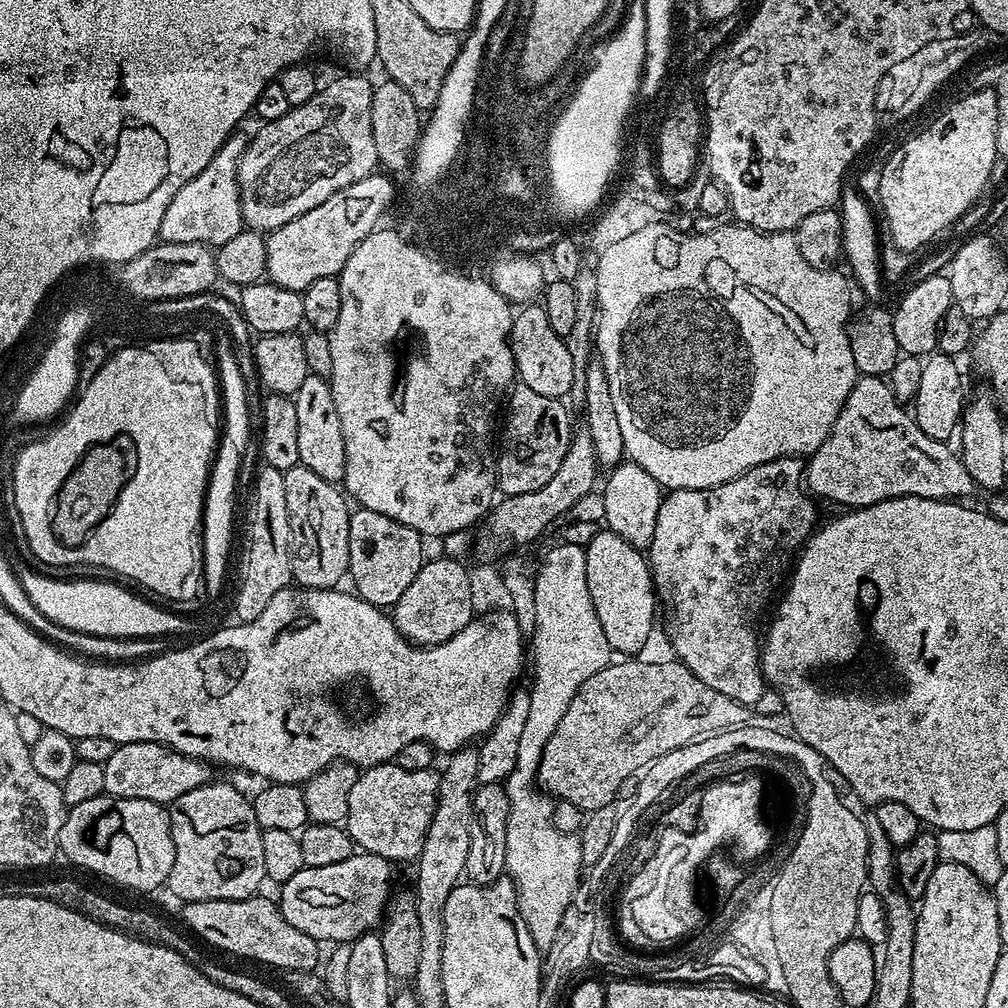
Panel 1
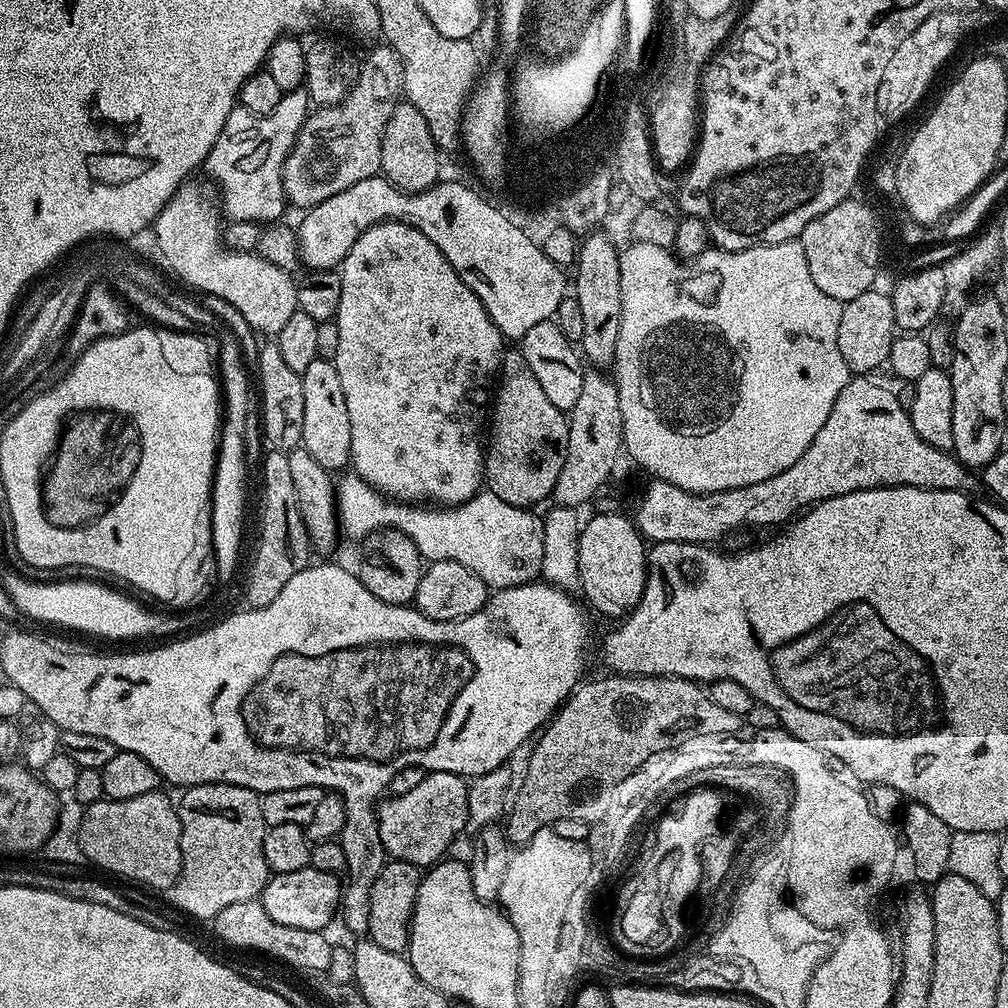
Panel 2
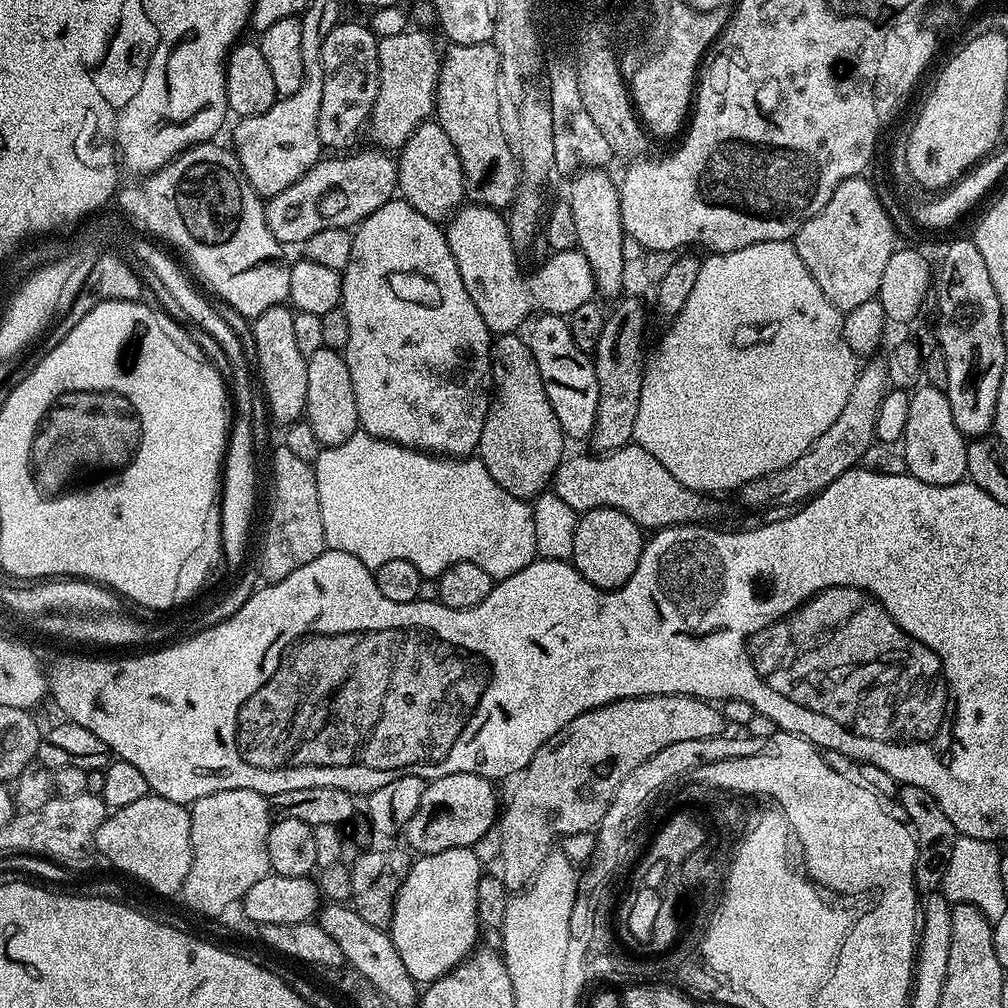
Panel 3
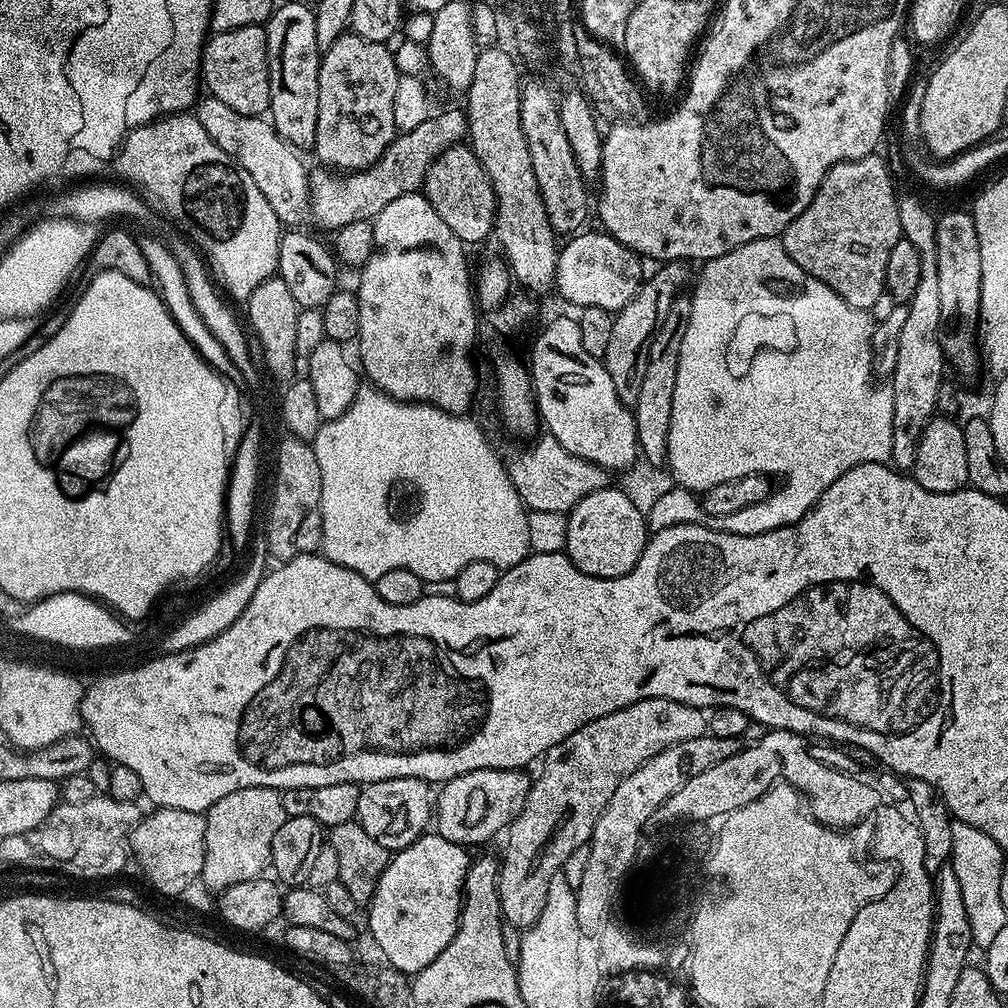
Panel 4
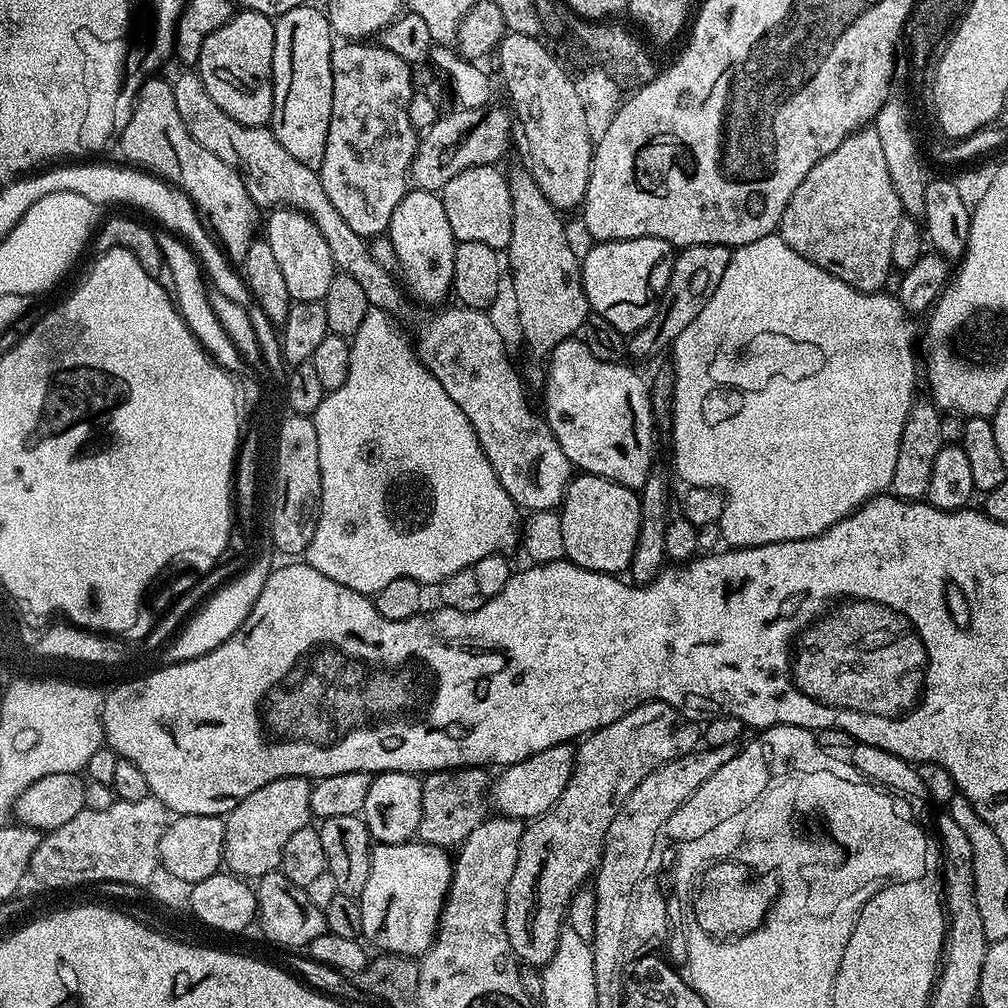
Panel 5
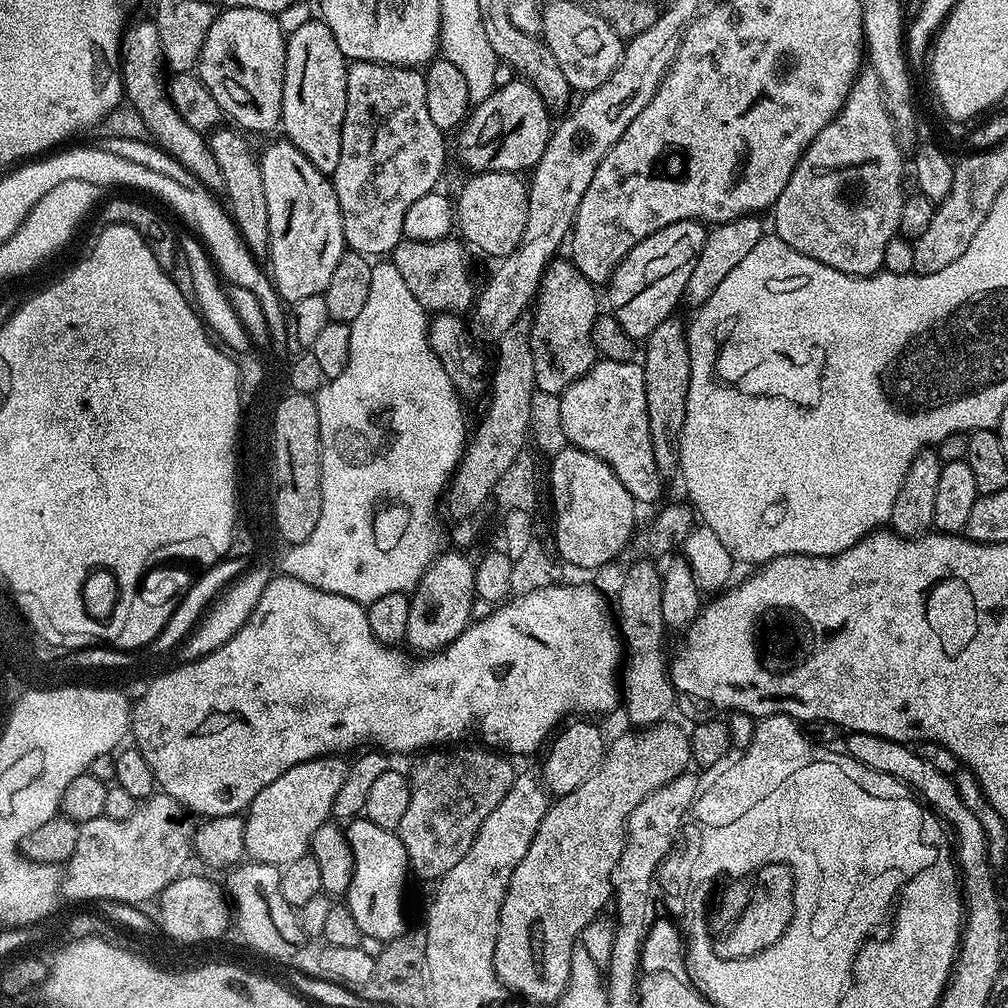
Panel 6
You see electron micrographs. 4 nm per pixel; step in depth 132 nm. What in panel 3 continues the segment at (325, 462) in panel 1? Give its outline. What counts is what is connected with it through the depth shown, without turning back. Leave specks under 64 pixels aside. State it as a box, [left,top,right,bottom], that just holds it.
[304,348,360,448]

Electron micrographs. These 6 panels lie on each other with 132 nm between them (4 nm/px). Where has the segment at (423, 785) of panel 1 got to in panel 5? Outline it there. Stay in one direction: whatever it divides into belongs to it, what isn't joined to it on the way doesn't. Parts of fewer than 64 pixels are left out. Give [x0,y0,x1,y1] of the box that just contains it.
[490,743,576,822]

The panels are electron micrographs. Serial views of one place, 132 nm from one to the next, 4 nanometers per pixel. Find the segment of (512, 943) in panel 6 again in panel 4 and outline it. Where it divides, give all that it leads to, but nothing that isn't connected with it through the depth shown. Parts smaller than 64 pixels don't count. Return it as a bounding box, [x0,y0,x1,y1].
[499,698,709,930]

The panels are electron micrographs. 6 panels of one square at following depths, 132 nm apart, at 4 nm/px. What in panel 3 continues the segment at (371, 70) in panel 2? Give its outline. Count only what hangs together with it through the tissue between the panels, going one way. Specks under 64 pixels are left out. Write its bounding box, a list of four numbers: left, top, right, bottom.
[370,30,442,150]

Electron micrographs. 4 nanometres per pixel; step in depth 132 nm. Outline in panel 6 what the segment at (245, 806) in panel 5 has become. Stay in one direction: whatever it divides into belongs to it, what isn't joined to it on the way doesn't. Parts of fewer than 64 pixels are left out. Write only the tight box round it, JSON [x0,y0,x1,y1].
[244,754,349,866]

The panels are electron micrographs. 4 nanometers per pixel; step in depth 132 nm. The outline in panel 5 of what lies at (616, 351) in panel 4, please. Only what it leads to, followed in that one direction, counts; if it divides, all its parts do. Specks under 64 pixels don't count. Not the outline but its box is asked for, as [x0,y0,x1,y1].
[626,244,733,356]

